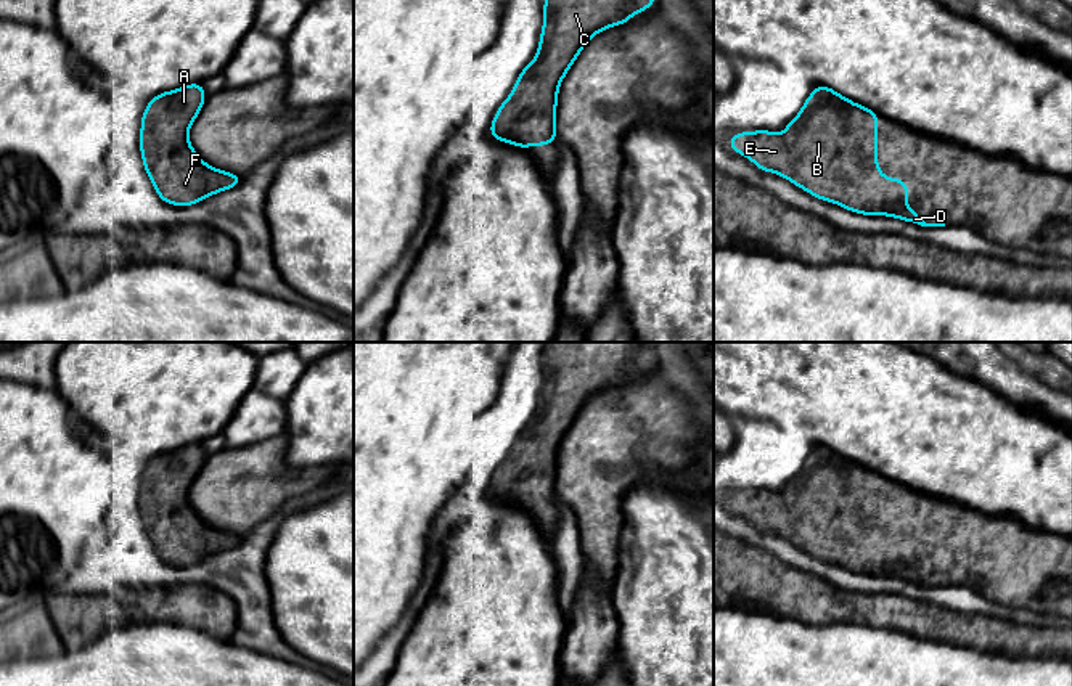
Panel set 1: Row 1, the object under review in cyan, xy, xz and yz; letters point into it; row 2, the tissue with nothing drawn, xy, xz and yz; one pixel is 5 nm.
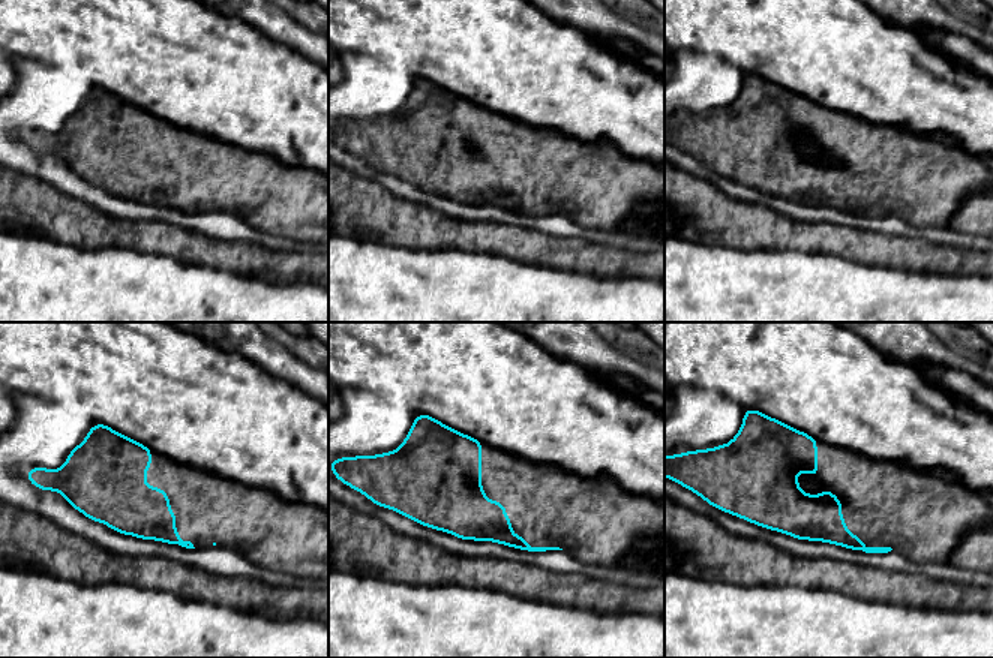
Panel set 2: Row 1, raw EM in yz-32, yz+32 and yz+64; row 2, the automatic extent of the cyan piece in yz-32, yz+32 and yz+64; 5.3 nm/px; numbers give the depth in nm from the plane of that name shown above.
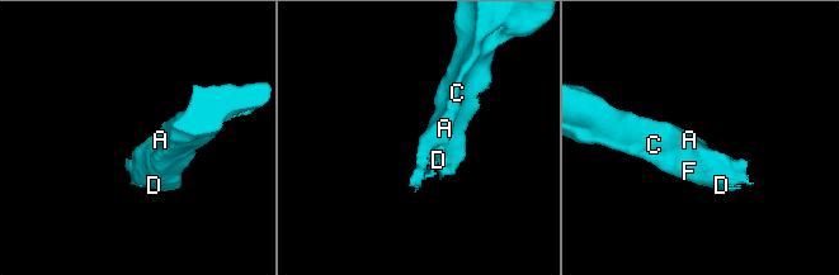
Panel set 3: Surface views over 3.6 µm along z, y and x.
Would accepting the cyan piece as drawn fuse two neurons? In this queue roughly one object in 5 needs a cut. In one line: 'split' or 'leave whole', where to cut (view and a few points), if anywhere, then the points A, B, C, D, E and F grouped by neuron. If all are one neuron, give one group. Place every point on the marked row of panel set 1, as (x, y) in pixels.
leave whole | no cut | A B C D E F

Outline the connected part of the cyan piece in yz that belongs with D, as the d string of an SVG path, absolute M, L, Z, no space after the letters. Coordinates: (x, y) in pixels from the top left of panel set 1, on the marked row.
M820 85L804 101L800 112L784 132L741 132L730 138L733 151L751 159L762 172L775 172L812 196L839 204L861 215L889 215L921 227L945 227L926 223L905 199L910 188L902 178L886 178L878 167L878 112L852 103L833 88Z

